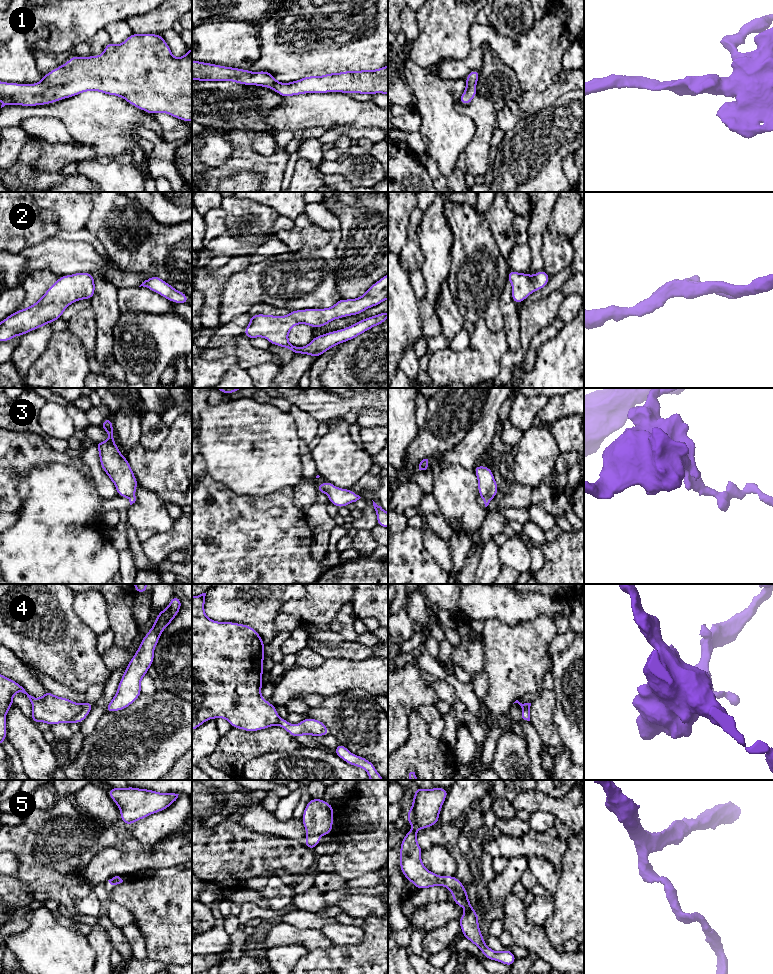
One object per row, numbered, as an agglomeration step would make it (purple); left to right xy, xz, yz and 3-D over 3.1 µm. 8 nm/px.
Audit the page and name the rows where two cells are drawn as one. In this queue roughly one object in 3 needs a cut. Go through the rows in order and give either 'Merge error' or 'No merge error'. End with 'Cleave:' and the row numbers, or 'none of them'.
1: No merge error
2: No merge error
3: Merge error
4: Merge error
5: No merge error
Cleave: 3, 4

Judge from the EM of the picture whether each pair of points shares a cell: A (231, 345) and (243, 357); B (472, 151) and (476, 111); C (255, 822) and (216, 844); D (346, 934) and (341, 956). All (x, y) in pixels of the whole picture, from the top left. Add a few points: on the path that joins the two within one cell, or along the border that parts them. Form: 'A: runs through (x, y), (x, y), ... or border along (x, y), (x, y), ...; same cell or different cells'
A: runs through (234, 348), (240, 354); same cell
B: runs through (481, 141), (481, 121); same cell
C: border along (238, 822), (257, 832), (270, 833); different cells
D: border along (364, 935), (356, 944), (332, 945); different cells

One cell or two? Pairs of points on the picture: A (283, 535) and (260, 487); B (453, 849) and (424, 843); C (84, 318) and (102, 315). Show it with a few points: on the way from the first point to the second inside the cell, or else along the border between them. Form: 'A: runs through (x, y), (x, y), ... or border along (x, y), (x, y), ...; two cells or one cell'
A: border along (285, 489), (259, 496), (241, 496); two cells
B: runs through (446, 842), (444, 840), (431, 840); one cell
C: border along (90, 307), (94, 313), (95, 340); two cells

